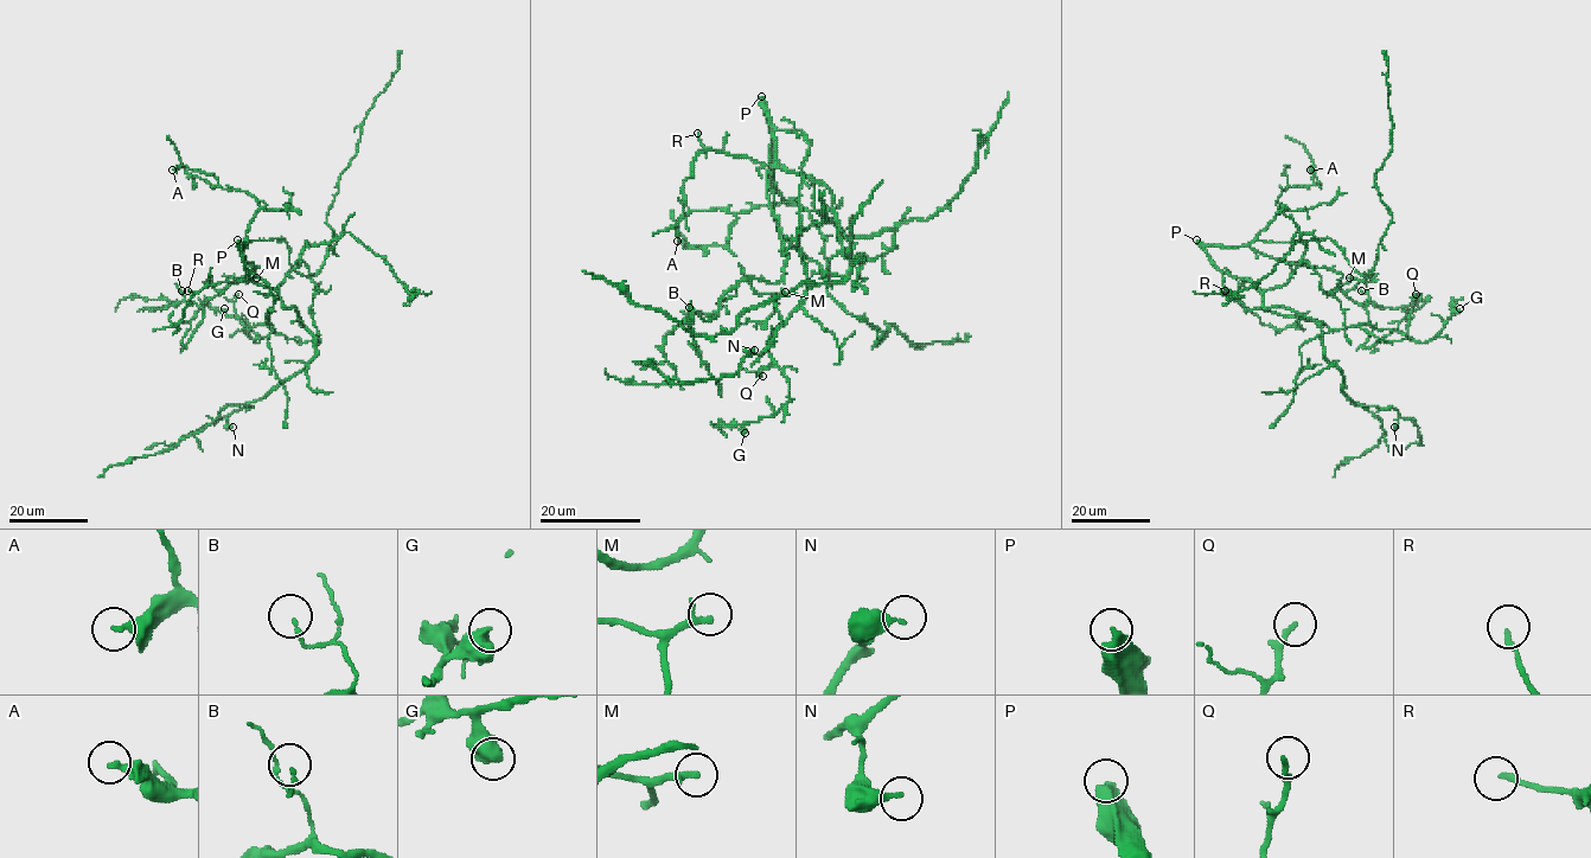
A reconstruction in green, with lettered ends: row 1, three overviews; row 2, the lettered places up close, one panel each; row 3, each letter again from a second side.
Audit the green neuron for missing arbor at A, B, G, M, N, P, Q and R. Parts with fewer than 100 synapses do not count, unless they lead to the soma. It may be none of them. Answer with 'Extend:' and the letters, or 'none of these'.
Extend: P

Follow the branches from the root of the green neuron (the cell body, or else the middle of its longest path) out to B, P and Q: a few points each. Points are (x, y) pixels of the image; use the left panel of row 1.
B: (241, 255), (246, 245), (242, 256), (256, 270), (229, 283), (203, 307), (187, 302), (181, 290)
P: (241, 255), (237, 239)
Q: (241, 255), (275, 296), (267, 317), (273, 331), (242, 331), (238, 294)

